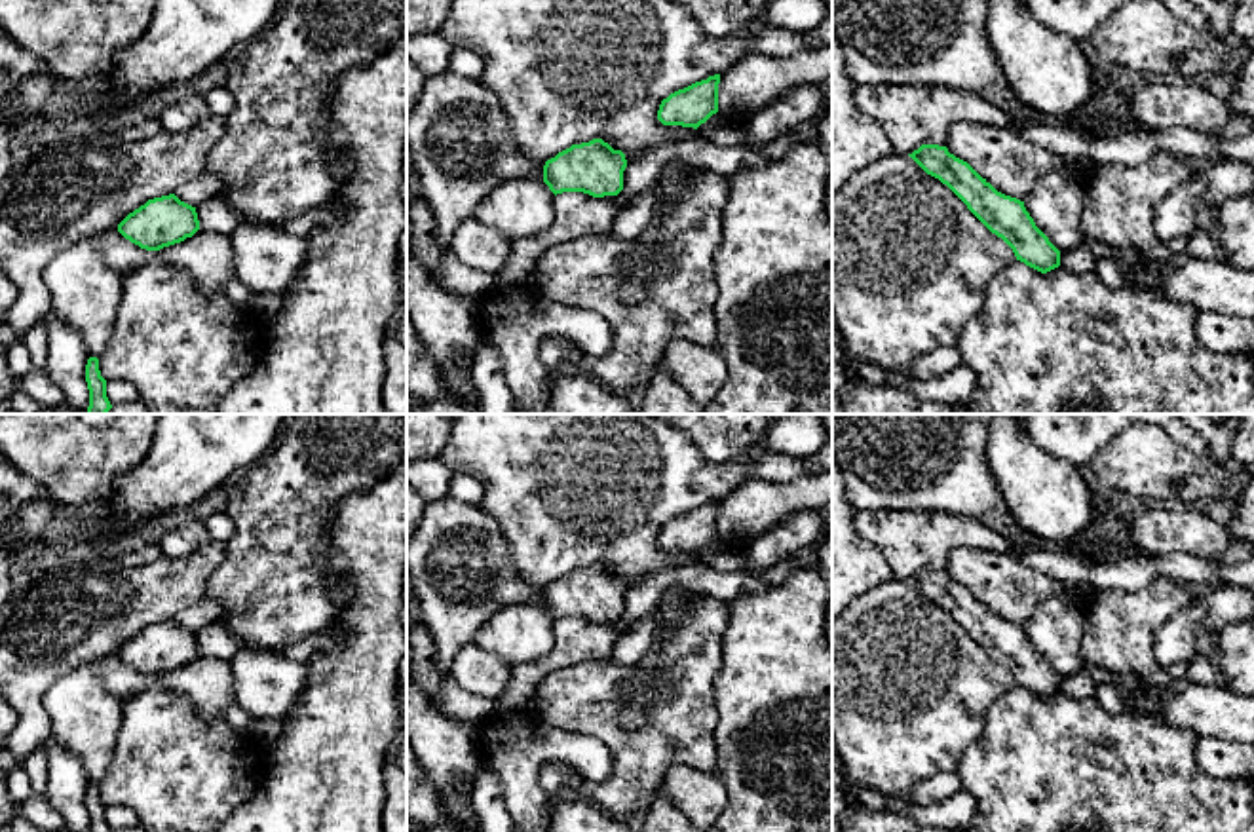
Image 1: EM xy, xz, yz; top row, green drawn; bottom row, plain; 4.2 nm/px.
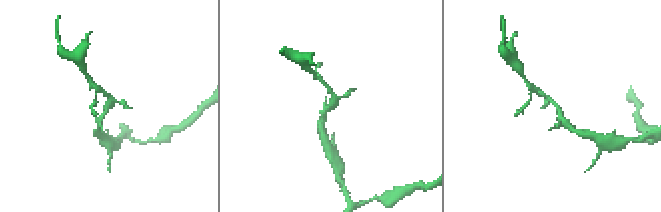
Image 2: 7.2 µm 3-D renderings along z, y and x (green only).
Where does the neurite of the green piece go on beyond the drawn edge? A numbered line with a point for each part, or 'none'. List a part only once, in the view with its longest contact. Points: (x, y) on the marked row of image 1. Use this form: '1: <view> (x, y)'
none

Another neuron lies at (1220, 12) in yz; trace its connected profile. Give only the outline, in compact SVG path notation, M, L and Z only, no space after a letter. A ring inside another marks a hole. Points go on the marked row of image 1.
M1189 0L1197 6L1206 17L1210 25L1210 32L1224 42L1229 34L1233 34L1233 13L1237 9L1239 0Z

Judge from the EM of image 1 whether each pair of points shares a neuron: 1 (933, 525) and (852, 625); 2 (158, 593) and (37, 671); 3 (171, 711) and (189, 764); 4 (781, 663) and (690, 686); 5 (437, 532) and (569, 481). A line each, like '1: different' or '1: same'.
1: different
2: same
3: same
4: different
5: different

